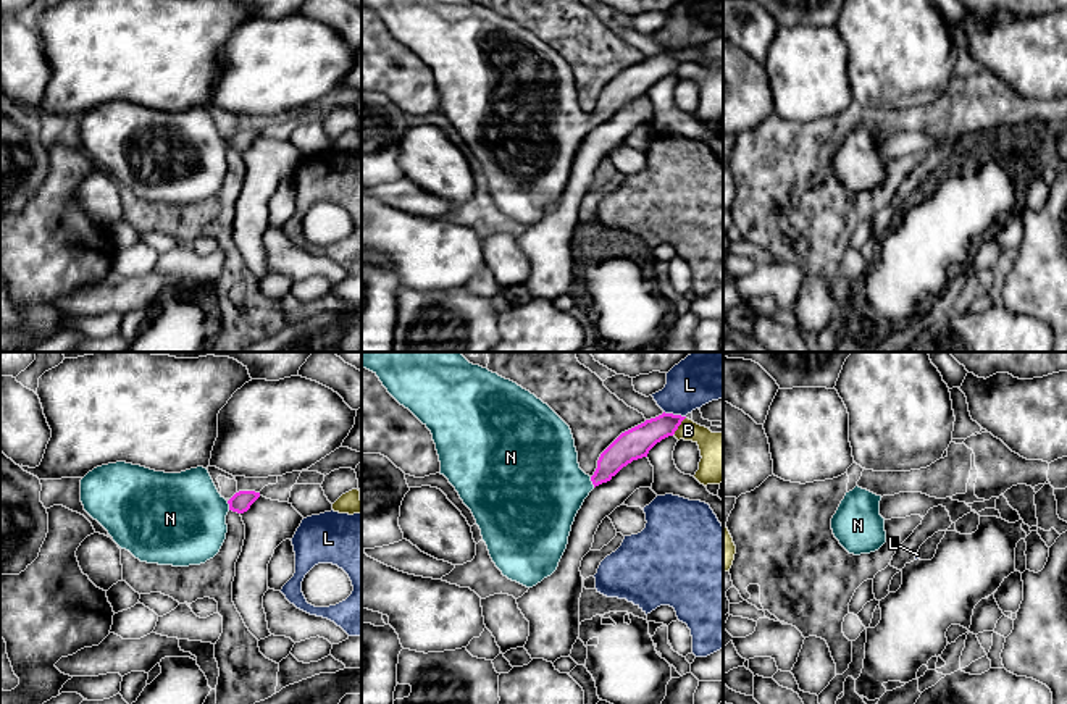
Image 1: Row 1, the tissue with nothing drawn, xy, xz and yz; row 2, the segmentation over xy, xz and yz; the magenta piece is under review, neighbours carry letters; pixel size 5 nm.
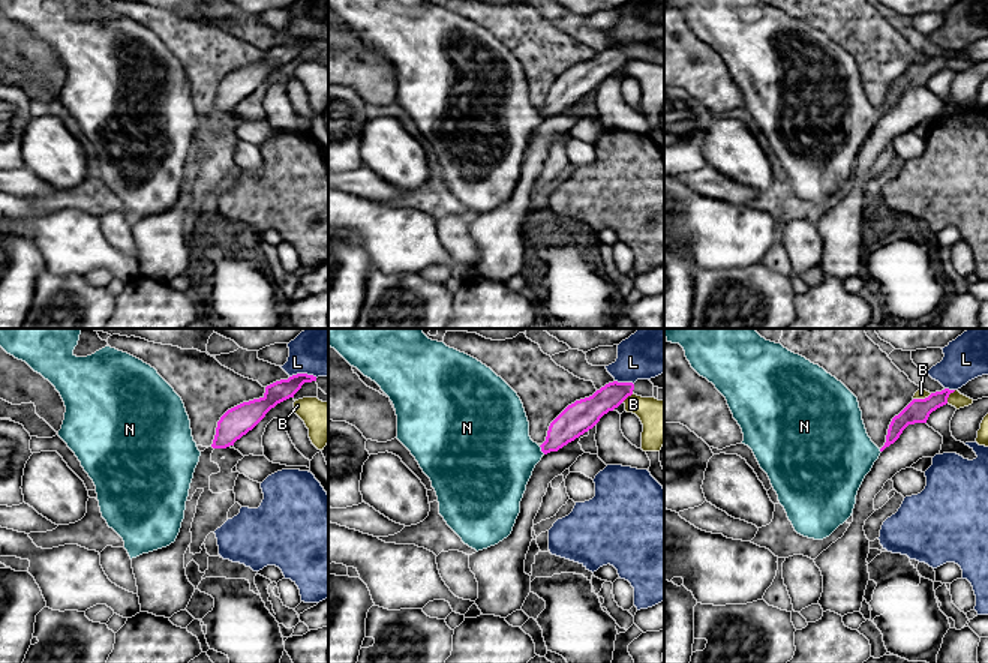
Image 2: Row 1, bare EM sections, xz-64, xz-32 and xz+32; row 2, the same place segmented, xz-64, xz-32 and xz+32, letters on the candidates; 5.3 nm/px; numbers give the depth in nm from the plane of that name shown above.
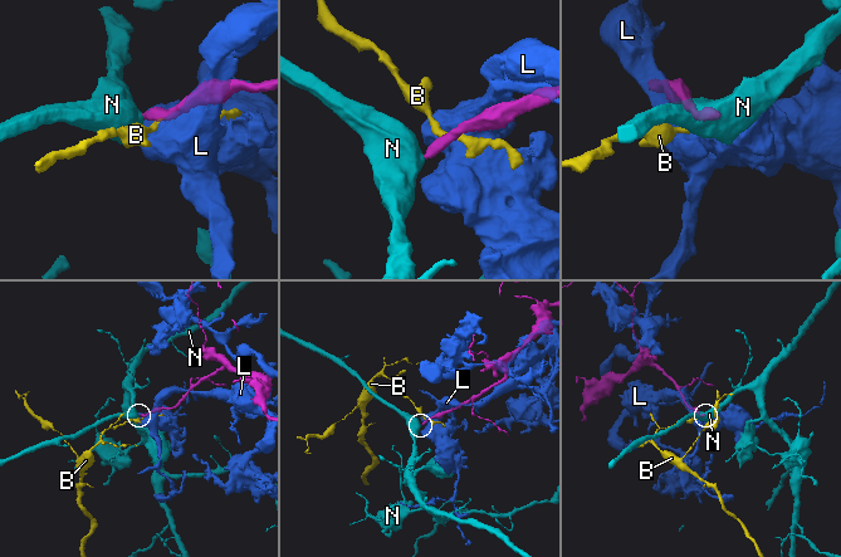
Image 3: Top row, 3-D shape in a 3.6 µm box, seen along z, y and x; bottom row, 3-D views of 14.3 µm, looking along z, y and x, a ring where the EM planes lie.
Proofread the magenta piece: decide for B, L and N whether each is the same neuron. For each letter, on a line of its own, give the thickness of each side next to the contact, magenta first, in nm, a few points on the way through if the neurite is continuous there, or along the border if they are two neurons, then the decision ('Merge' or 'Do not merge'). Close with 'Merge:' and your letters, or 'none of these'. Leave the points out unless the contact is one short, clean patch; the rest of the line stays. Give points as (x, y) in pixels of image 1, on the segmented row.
B: Thickness 150 nm (magenta) against 200 nm. Boundary: xz (685, 417), (672, 435). Do not merge
L: Thickness 150 nm (magenta) against 260 nm. Do not merge
N: Thickness 150 nm (magenta) against 420 nm. Path across: xz (628, 446), (591, 480), (581, 485), (541, 485). Merge
Merge: N

